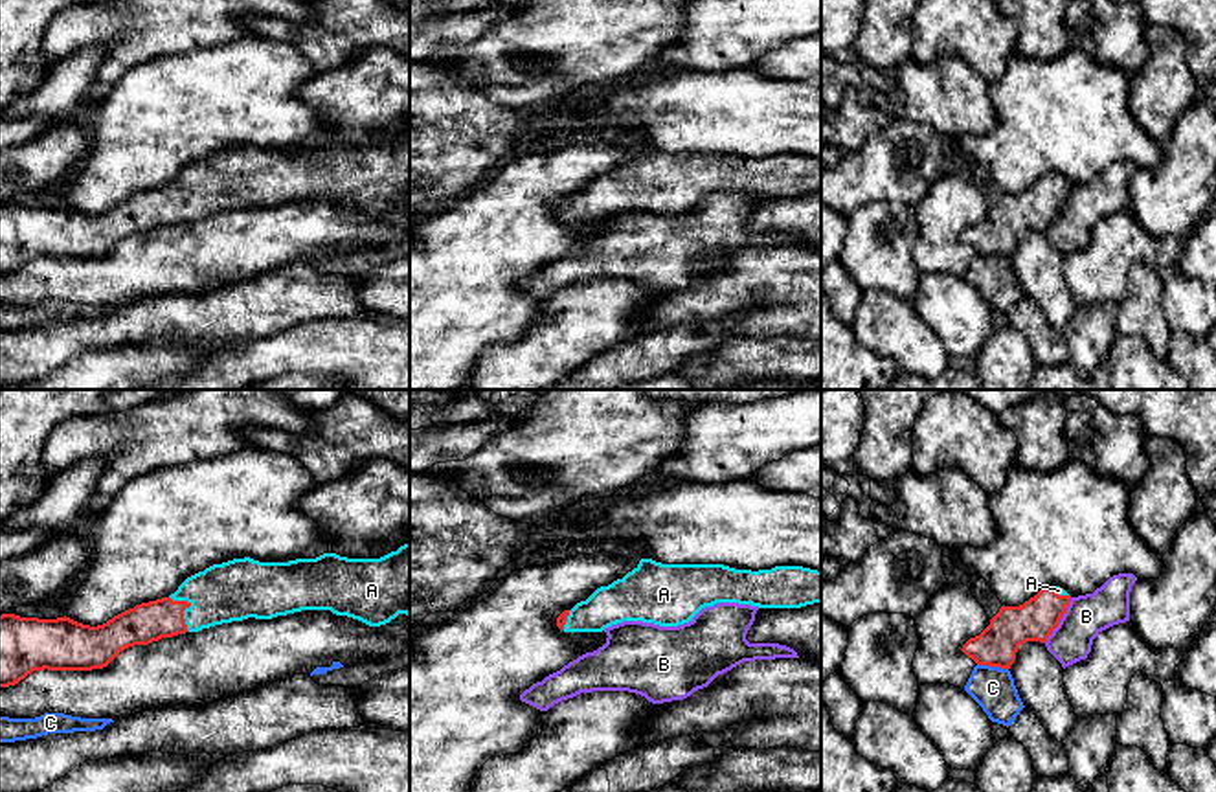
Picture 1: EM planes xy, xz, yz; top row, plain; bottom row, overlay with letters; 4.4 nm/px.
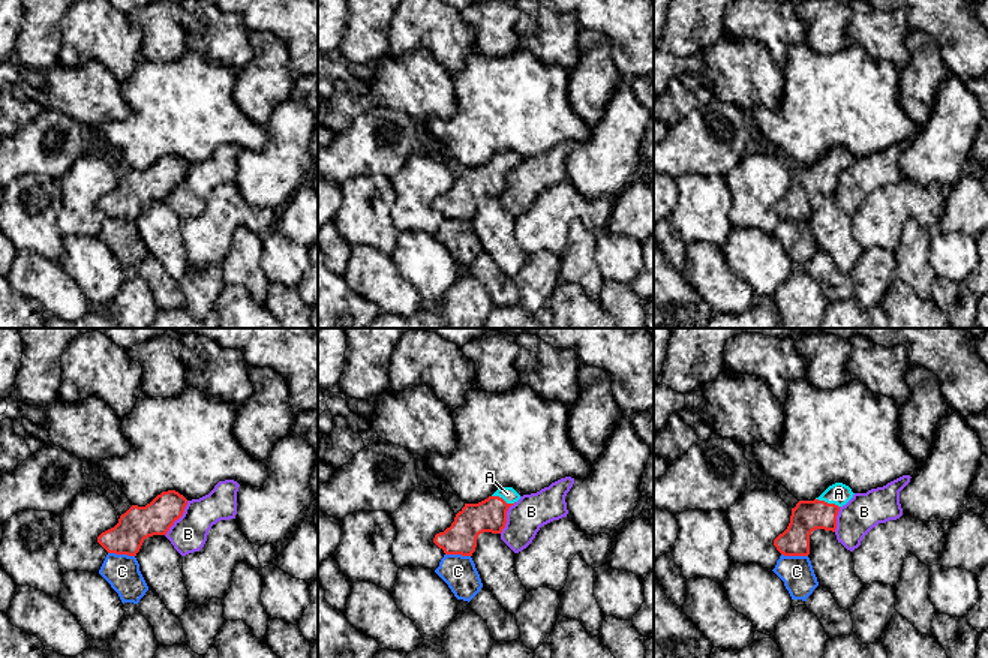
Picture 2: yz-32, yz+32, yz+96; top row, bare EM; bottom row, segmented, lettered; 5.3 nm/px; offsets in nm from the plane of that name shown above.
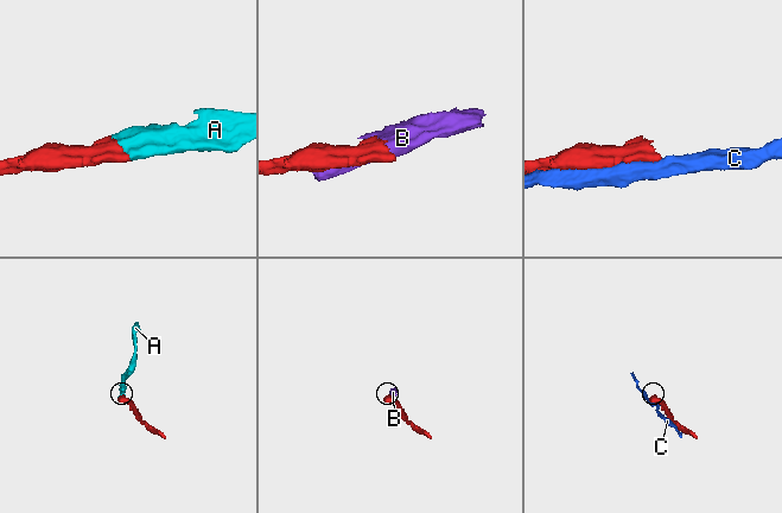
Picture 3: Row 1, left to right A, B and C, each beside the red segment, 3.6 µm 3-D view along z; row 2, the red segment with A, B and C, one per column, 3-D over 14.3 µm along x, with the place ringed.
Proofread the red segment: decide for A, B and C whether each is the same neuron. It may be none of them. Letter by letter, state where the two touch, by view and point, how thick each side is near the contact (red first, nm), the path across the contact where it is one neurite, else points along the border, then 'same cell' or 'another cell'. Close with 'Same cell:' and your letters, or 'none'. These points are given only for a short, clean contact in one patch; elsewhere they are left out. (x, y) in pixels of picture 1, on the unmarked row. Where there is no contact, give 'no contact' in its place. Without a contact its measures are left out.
A: xy (186, 195) | 180/260 nm | same cell
B: yz (1060, 206) | 180/180 nm | another cell
C: yz (992, 254) | 180/190 nm | another cell
Same cell: A

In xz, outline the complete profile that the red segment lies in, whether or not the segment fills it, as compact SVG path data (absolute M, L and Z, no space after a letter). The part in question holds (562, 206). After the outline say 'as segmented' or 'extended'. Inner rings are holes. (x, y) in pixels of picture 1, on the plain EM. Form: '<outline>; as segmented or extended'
M641 147L623 167L564 198L557 215L564 221L602 221L623 209L678 215L716 191L759 197L821 191L821 160L803 154L751 160L724 153L661 153Z; extended

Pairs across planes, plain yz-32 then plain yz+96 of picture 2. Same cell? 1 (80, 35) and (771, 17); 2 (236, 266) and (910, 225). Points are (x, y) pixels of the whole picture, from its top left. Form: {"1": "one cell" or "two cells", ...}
{"1": "one cell", "2": "one cell"}

